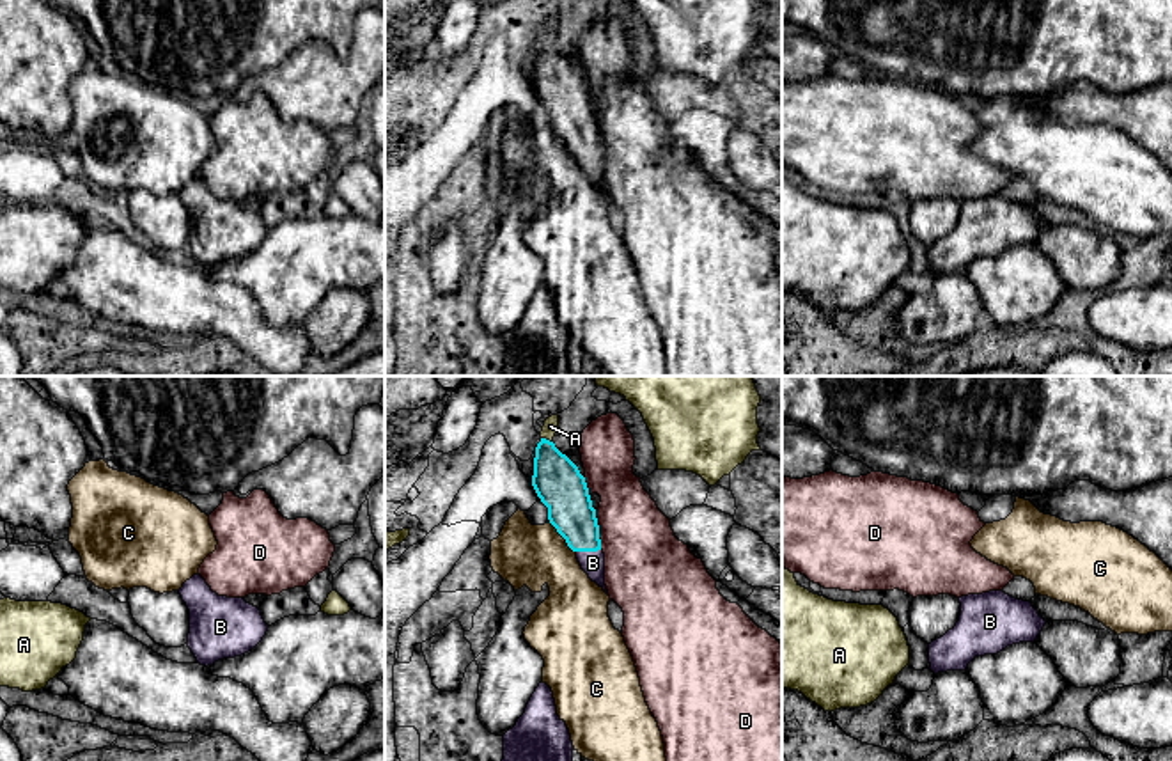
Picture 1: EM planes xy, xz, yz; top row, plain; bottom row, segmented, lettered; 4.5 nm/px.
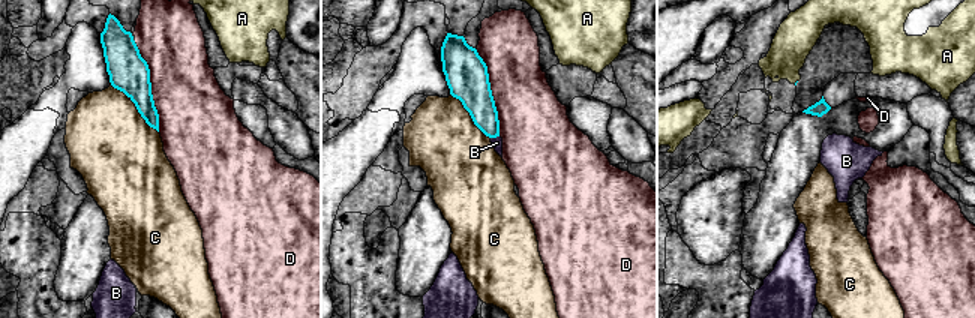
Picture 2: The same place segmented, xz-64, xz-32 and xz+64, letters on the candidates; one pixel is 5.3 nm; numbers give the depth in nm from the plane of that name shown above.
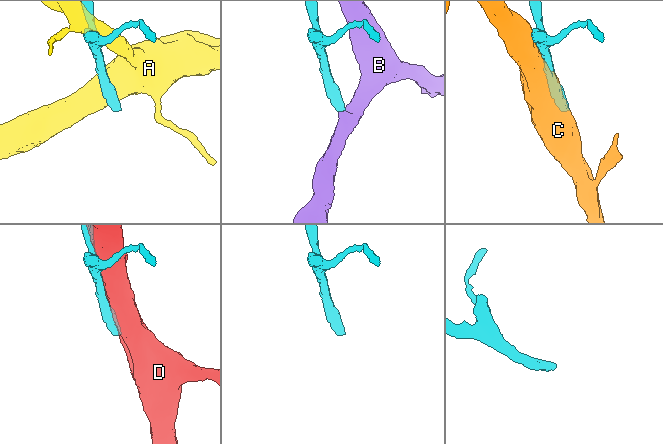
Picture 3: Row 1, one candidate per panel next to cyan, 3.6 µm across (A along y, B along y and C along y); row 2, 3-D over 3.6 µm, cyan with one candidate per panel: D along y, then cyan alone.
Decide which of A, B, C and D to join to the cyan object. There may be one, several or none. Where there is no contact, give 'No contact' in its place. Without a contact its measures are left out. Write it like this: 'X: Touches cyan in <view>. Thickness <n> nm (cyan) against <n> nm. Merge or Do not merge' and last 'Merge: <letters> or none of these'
A: Touches cyan in xz. Thickness 220 nm (cyan) against 70 nm. Do not merge
B: Touches cyan in xz. Thickness 200 nm (cyan) against 110 nm. Merge
C: Touches cyan in xz. Thickness 220 nm (cyan) against 280 nm. Do not merge
D: Touches cyan in xz. Thickness 220 nm (cyan) against 360 nm. Do not merge
Merge: B

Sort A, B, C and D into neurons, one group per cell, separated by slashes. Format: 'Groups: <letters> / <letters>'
Groups: A / B / C / D

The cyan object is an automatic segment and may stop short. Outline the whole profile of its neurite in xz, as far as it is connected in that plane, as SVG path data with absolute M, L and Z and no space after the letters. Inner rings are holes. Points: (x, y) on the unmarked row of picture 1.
M541 41L535 50L532 89L548 110L550 126L576 156L582 172L608 197L599 128L585 80L578 69L546 41Z

